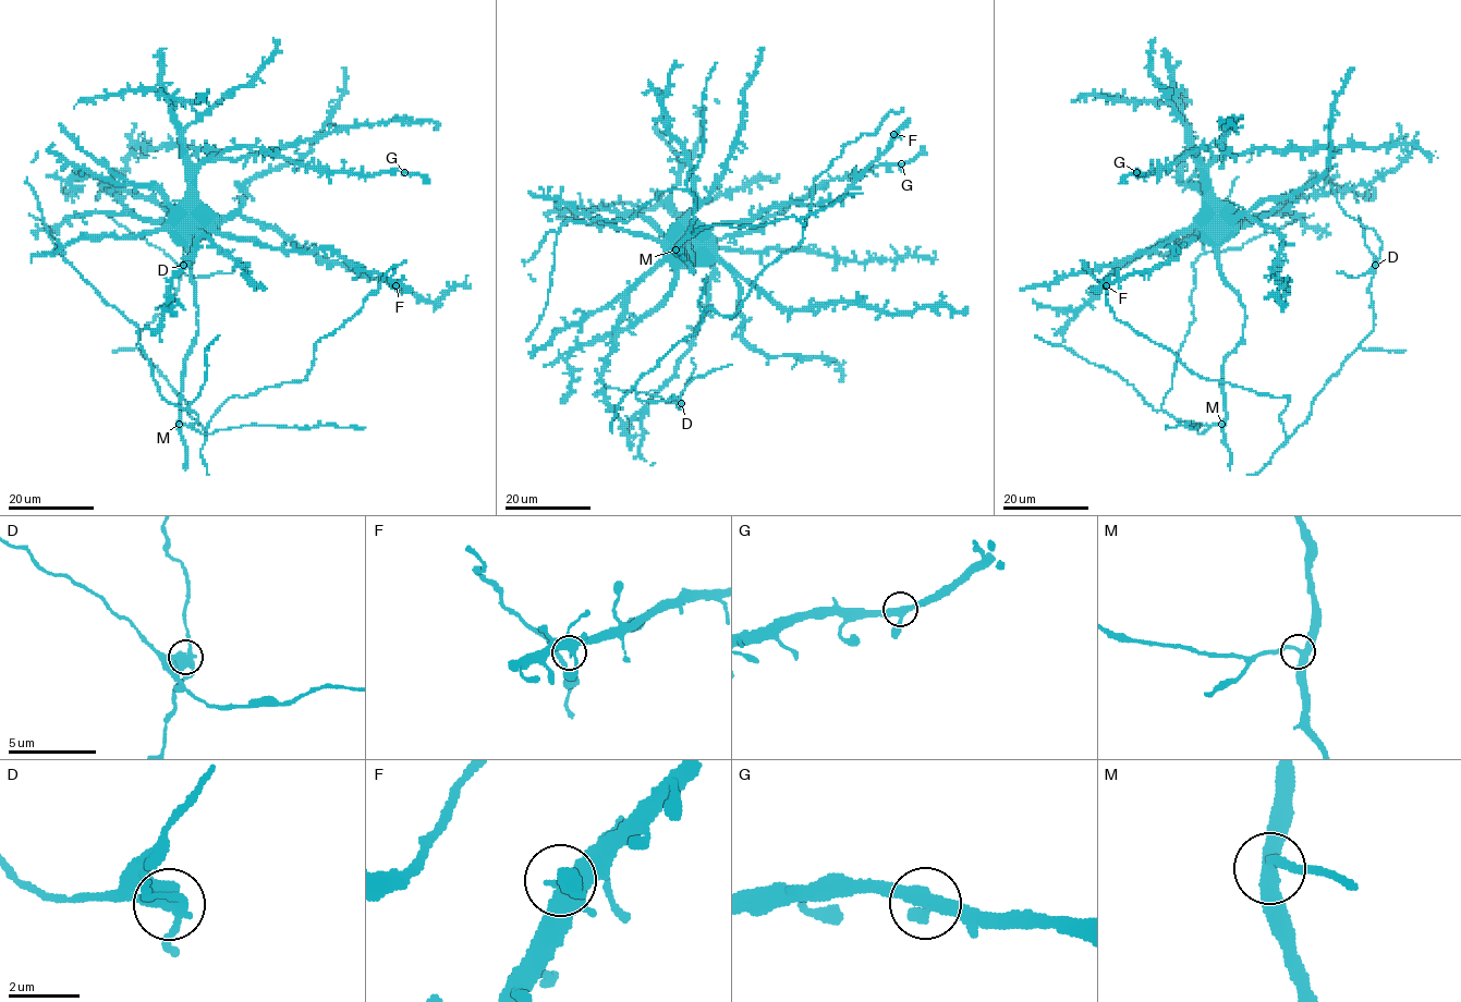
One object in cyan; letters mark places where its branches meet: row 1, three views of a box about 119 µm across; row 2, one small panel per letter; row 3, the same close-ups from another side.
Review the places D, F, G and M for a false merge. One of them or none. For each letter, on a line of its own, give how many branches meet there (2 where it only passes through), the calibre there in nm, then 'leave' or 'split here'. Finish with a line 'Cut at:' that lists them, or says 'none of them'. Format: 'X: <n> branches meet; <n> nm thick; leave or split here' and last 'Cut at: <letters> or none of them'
D: 3 branches meet; 360 nm thick; split here
F: 3 branches meet; 360 nm thick; leave
G: 3 branches meet; 320 nm thick; leave
M: 3 branches meet; 360 nm thick; leave
Cut at: D

